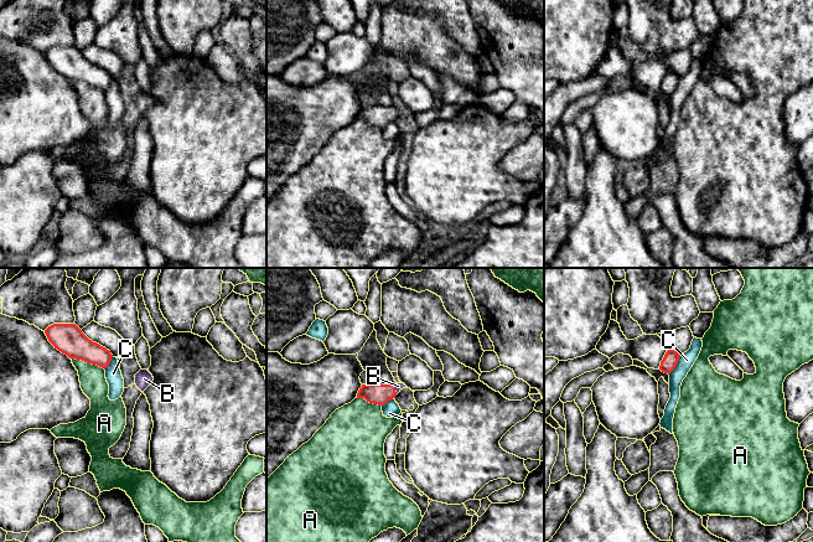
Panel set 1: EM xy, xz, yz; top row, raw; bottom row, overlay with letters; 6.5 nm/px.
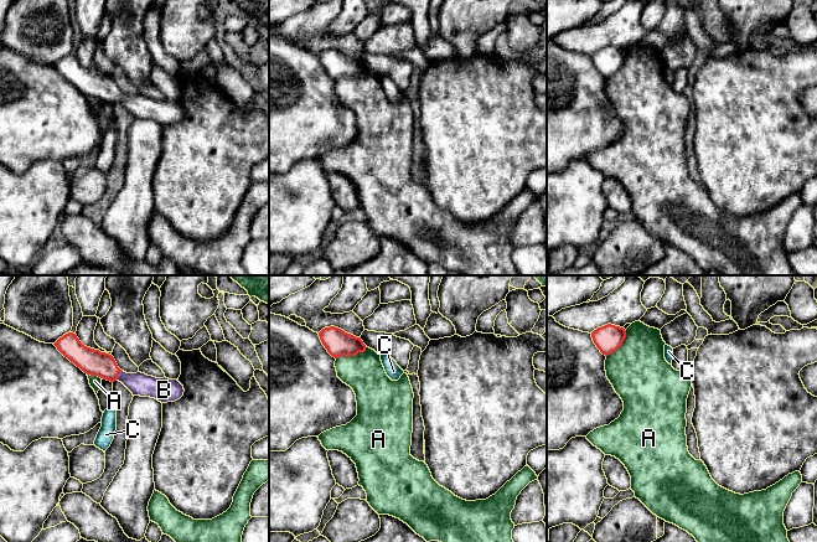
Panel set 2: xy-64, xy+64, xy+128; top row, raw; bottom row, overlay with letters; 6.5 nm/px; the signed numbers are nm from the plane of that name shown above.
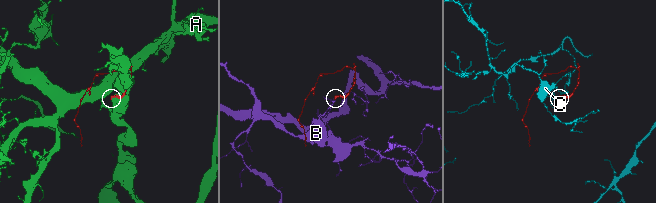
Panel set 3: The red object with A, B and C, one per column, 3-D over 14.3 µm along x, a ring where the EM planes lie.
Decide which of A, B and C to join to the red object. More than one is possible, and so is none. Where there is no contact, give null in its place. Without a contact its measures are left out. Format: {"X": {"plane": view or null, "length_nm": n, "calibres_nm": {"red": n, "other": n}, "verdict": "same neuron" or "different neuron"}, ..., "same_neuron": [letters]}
{"A": {"plane": "xy", "length_nm": 240, "calibres_nm": {"red": 200, "other": 170}, "verdict": "different neuron"}, "B": {"plane": "xz", "length_nm": 80, "calibres_nm": {"red": 140, "other": 50}, "verdict": "same neuron"}, "C": {"plane": "yz", "length_nm": 150, "calibres_nm": {"red": 100, "other": 100}, "verdict": "different neuron"}, "same_neuron": ["B"]}

